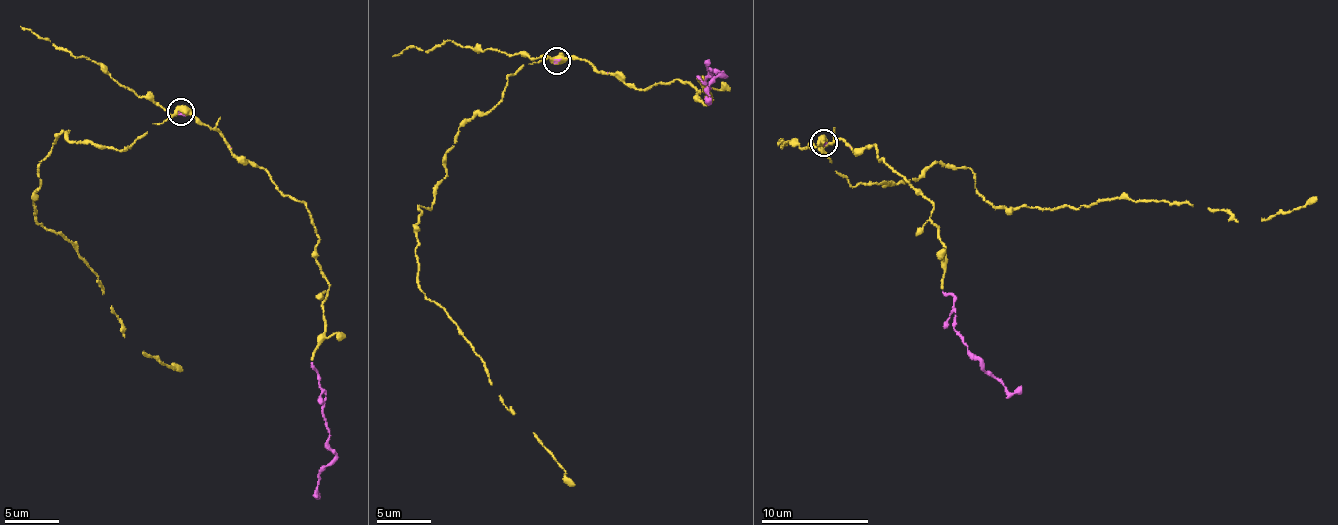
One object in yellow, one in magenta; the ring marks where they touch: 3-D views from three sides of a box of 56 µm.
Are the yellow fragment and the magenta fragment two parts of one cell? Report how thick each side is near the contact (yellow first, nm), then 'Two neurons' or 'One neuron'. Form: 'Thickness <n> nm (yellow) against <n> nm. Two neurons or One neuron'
Thickness 420 nm (yellow) against 90 nm. One neuron

